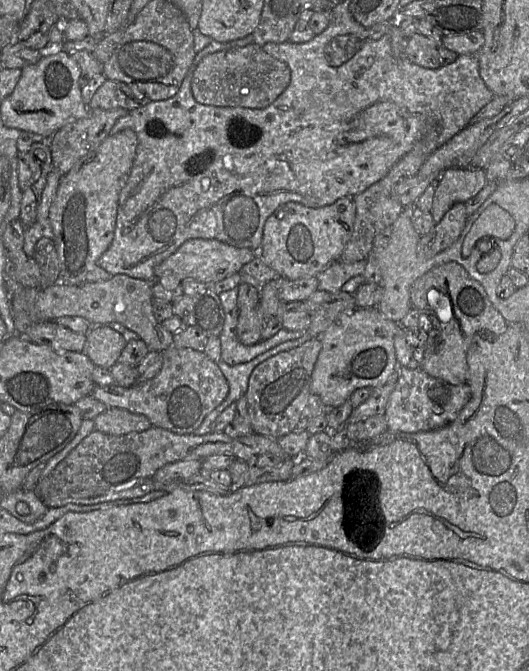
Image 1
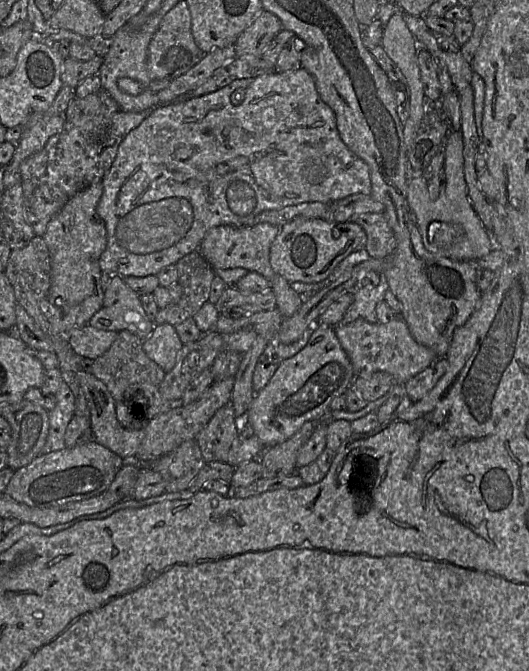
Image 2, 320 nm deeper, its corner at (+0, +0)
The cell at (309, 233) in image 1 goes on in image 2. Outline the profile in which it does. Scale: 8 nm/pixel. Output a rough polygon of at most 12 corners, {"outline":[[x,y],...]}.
{"outline":[[355,222],[280,227],[273,270],[289,283],[325,280],[367,237]]}

